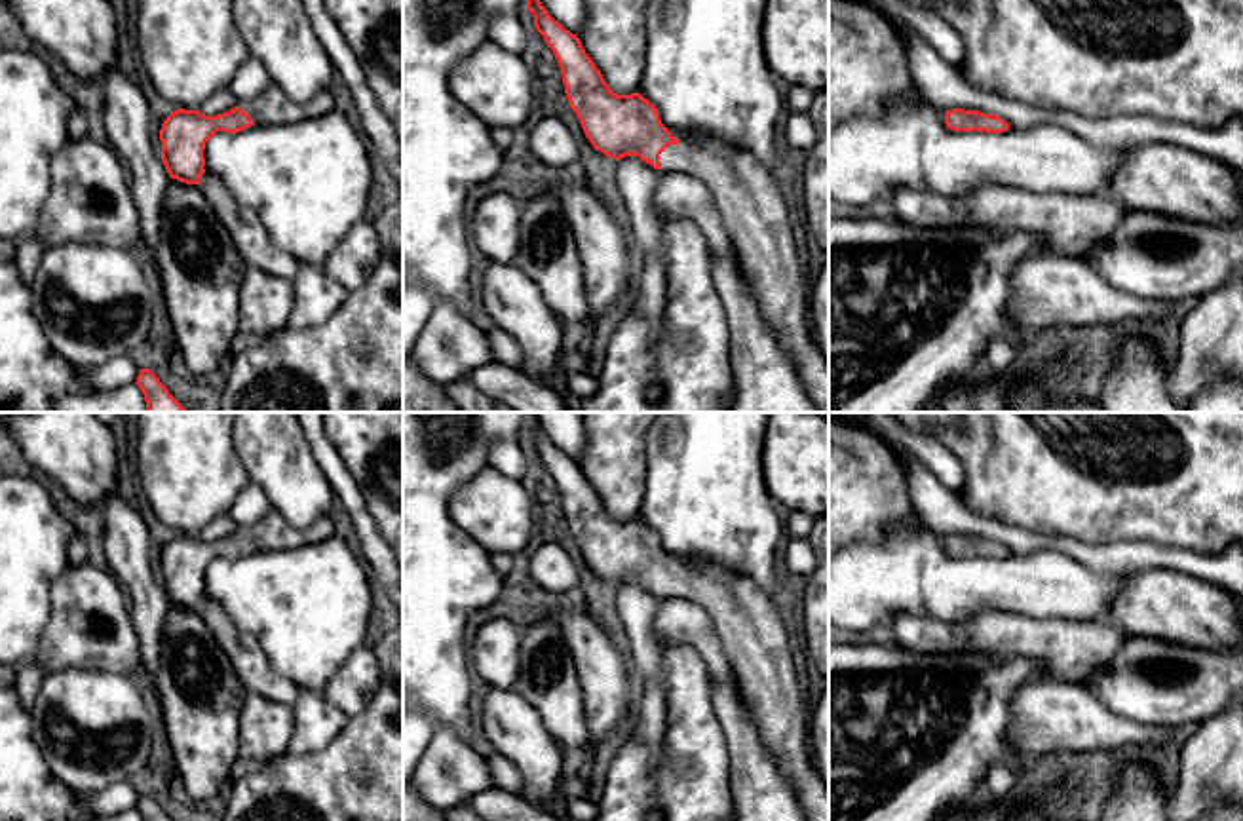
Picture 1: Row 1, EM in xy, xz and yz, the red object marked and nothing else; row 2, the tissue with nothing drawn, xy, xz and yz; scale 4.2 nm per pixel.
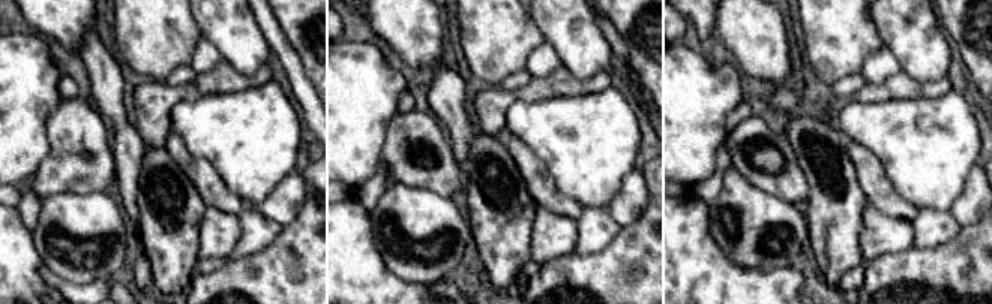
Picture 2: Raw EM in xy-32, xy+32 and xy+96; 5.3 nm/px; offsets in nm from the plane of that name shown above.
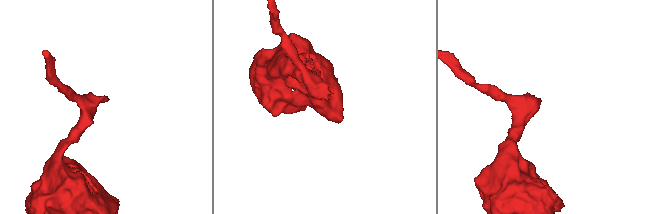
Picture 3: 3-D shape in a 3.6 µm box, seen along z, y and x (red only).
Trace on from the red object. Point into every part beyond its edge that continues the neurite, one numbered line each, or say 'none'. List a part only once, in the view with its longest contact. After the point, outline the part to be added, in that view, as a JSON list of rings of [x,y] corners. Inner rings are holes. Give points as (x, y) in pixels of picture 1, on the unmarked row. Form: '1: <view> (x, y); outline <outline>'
1: xz (755, 631); outline [[[705,559],[671,561],[680,568],[669,570],[660,580],[661,593],[658,597],[686,599],[711,614],[741,692],[751,705],[760,737],[793,785],[806,821],[829,821],[829,787],[823,783],[810,754],[810,701],[796,680],[789,648],[793,625],[787,614],[749,576],[734,574],[722,564]]]

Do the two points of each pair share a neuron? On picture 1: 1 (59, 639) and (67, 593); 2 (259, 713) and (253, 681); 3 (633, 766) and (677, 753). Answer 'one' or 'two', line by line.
1: one
2: two
3: one

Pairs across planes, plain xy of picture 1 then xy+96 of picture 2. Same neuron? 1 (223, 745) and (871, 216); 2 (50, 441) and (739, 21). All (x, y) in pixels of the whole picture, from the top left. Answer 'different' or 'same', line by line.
1: different
2: same

